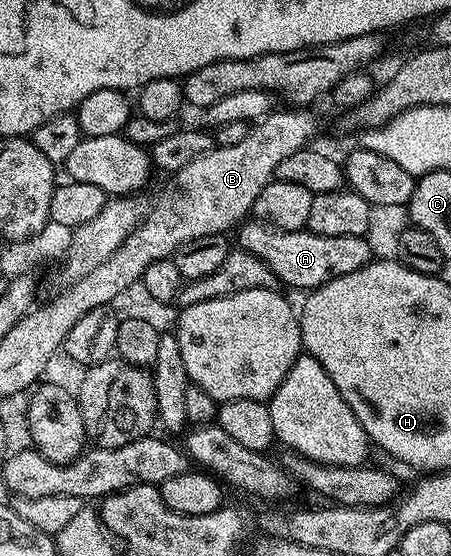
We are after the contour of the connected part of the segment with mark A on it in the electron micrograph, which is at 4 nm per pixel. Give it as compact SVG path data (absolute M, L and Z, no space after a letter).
M258 219L248 220L238 230L238 233L238 244L242 248L248 249L250 253L261 258L278 280L280 277L285 284L292 285L295 289L303 289L302 291L319 289L325 283L332 281L334 277L349 275L353 271L365 267L373 259L370 240L357 235L326 237L307 229L298 229L290 233L273 229Z

